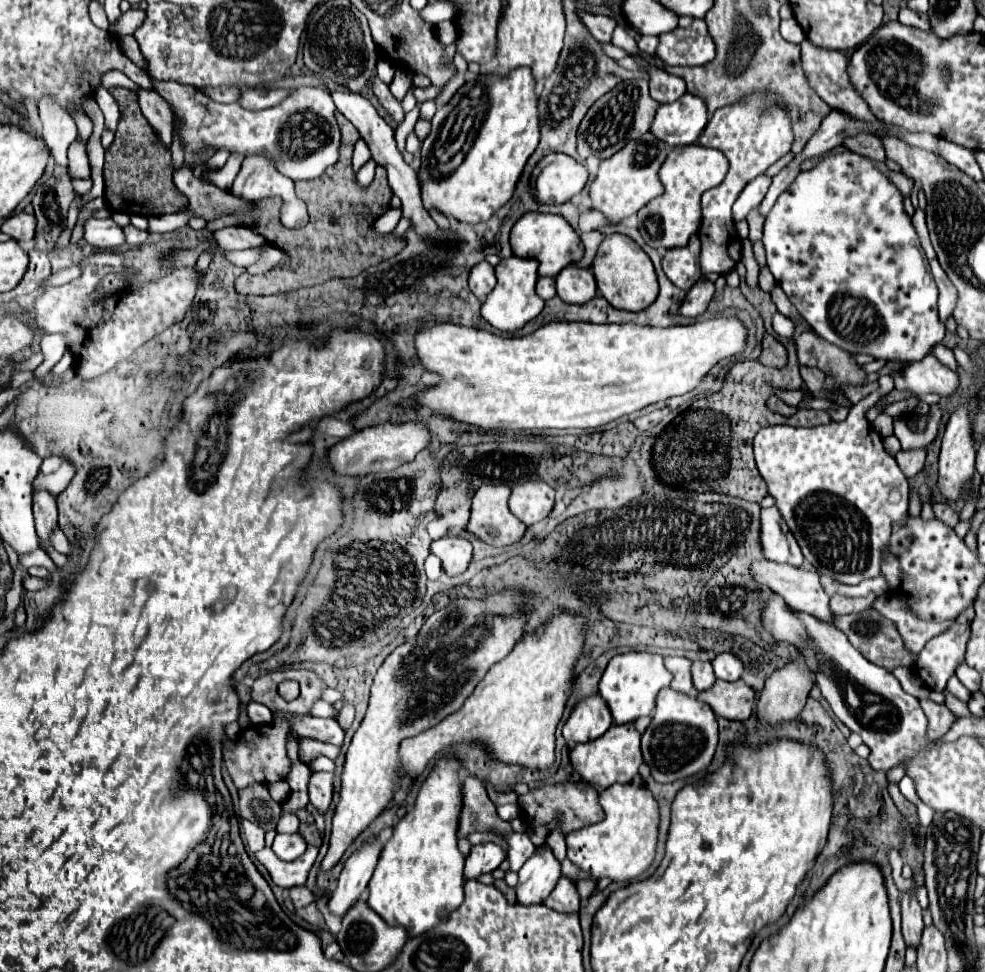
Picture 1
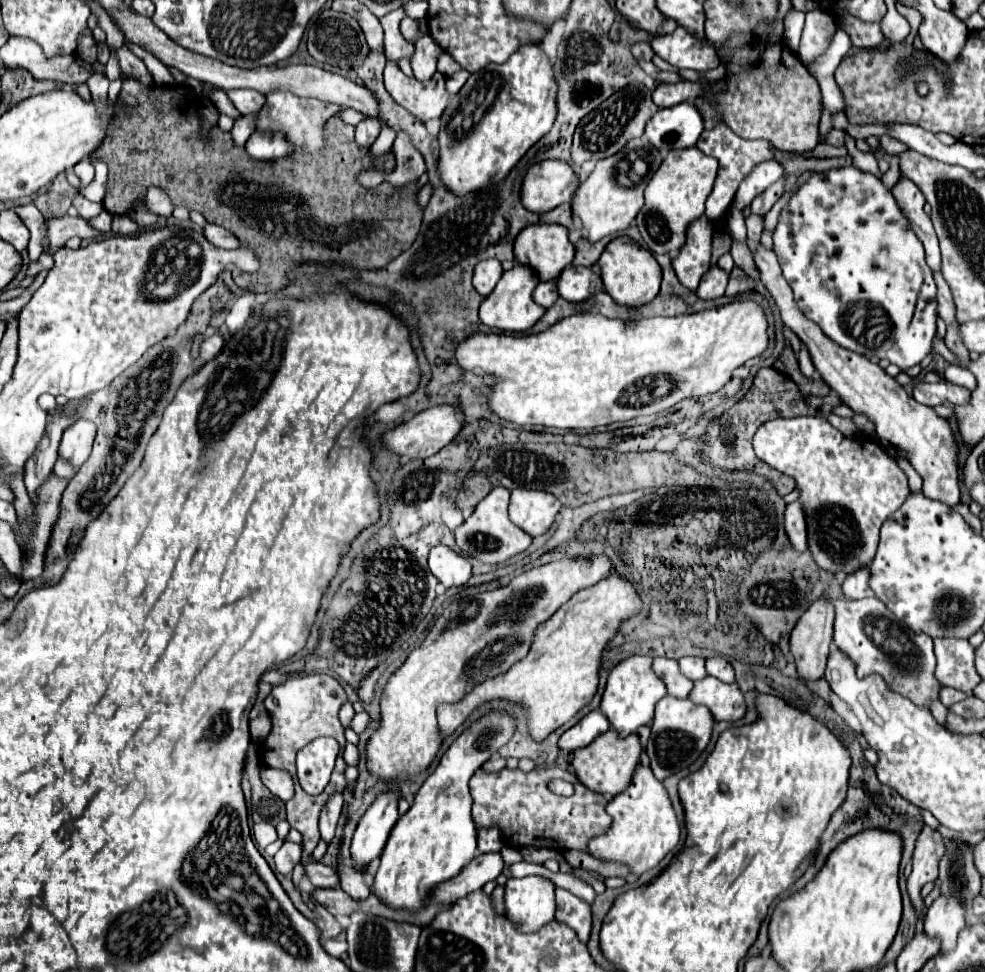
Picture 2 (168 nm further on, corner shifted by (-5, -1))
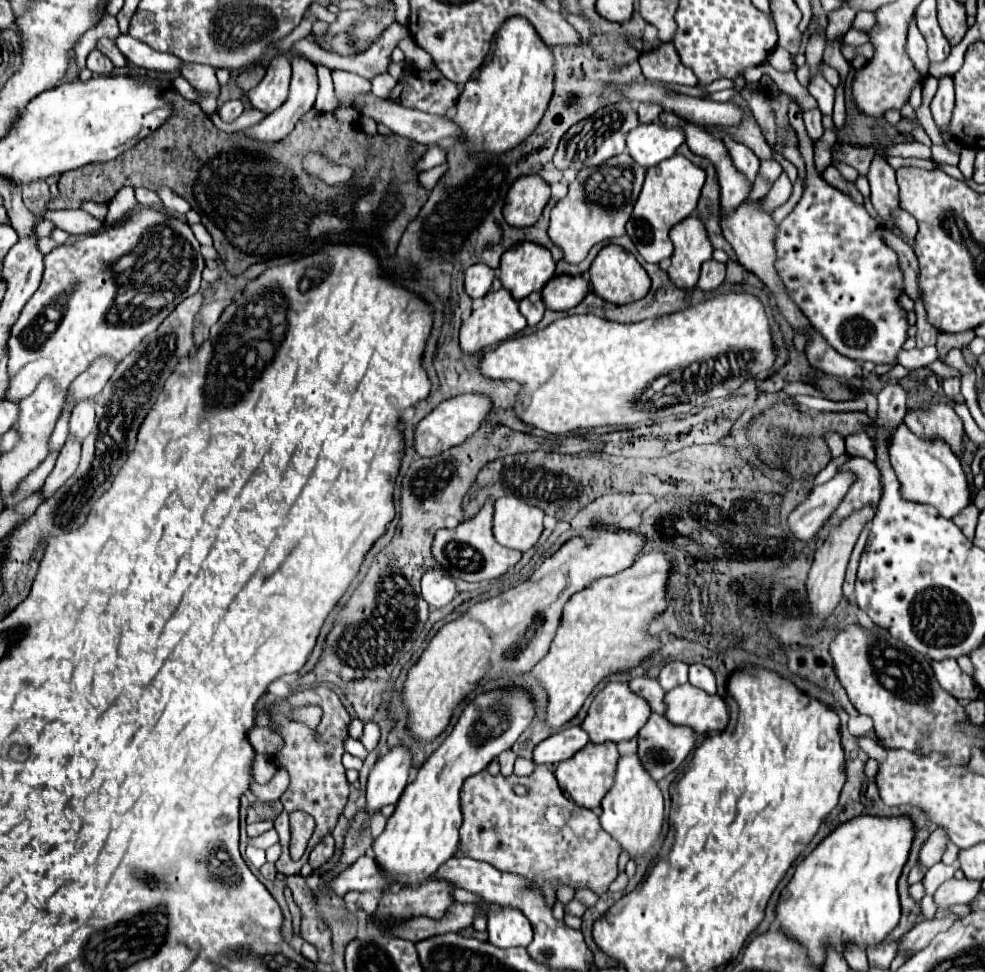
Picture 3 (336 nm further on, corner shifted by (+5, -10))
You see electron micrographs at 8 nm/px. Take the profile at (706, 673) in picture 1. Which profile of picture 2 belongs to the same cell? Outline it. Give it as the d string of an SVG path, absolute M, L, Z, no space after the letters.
M682 657L678 663L680 663L682 673L684 673L690 681L700 681L700 679L708 677L702 657Z

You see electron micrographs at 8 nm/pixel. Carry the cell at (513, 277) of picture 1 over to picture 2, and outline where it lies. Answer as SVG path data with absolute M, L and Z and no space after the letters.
M514 263L512 269L502 273L502 277L500 277L498 285L494 287L494 291L482 301L482 305L480 305L480 321L490 325L490 327L496 327L500 331L506 331L506 333L528 331L546 311L544 307L538 307L532 301L532 289L534 289L536 283L538 283L538 277L530 267Z

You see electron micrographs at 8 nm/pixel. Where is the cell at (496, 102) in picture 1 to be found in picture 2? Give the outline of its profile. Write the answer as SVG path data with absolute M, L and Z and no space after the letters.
M522 45L506 63L490 63L478 73L472 73L466 85L450 97L446 111L442 113L438 133L438 173L444 187L456 197L478 193L488 185L500 185L508 173L516 167L516 161L538 143L552 127L556 117L556 81L552 65L540 45Z

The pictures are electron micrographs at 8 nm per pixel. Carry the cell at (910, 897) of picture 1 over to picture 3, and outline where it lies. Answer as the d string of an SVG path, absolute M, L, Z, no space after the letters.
M936 828L930 838L926 840L926 844L922 846L920 850L920 864L922 866L934 866L940 862L944 850L946 850L946 844L948 844L950 838L946 838L946 830L942 828Z

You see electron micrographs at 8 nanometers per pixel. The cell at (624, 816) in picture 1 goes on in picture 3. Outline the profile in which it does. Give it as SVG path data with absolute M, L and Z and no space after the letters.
M638 754L618 758L614 786L604 796L602 810L604 810L600 816L602 828L612 838L616 838L622 844L622 848L630 852L632 858L644 854L658 840L662 818L664 818L664 800L658 784L650 778L648 770L642 766Z

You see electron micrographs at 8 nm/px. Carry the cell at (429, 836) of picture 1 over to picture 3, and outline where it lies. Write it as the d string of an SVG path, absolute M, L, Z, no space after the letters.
M498 688L482 692L468 702L452 732L420 766L414 782L406 786L384 832L374 840L376 860L390 878L408 884L426 882L448 858L456 854L460 840L458 830L462 826L460 788L464 780L482 772L500 752L512 748L534 716L536 700L522 688L510 688L510 700L508 692Z

